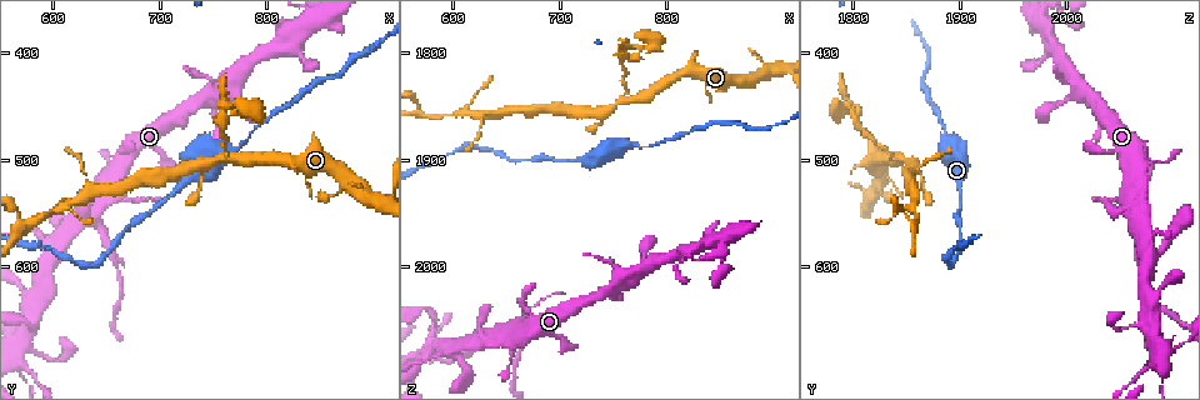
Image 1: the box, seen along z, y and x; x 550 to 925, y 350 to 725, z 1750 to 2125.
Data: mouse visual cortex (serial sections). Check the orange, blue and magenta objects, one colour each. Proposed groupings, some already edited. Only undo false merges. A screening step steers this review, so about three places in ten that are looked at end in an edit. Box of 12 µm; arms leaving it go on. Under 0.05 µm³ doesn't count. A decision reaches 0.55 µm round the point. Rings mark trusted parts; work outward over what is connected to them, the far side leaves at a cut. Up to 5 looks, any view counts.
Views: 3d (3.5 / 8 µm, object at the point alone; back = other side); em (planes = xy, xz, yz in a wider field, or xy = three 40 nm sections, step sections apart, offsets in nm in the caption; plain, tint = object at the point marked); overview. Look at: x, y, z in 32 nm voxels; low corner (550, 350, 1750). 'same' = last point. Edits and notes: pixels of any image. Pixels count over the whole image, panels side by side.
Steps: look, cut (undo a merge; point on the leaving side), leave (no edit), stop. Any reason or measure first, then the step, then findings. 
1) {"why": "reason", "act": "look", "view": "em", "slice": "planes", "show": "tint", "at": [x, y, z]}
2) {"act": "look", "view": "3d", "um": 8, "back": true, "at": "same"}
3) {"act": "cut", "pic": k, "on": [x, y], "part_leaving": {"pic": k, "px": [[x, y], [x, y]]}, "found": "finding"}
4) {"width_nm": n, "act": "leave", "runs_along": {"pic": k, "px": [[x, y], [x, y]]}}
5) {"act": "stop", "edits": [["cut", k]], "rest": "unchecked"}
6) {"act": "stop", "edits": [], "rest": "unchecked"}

{"why": "narrows sharply", "act": "look", "view": "3d", "um": 3.5, "at": [636, 550, 2068]}

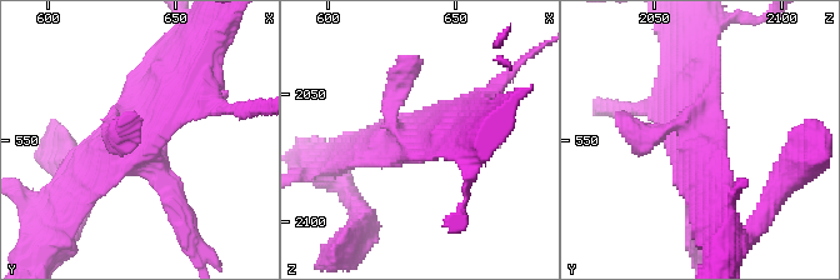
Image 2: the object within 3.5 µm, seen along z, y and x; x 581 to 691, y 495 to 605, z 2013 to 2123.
{"why": "shape alone is not enough", "act": "look", "view": "em", "slice": "xy", "step": 2, "show": "tint", "at": [634, 549, 2067]}

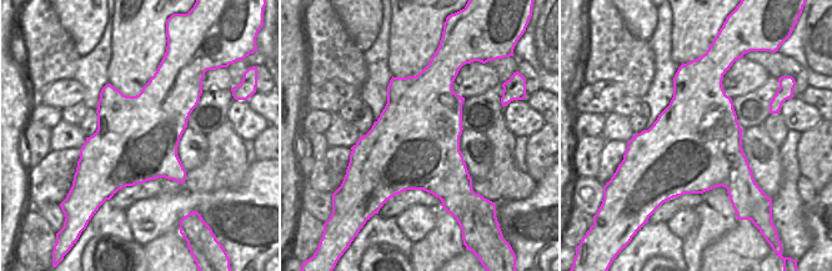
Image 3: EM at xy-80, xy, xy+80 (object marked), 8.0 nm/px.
{"act": "cut", "pic": 2, "on": [633, 106], "found": "two cells meet here"}

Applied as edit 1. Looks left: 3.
{"why": "thick turns thin", "act": "look", "view": "3d", "um": 3.5, "at": [760, 500, 1842]}

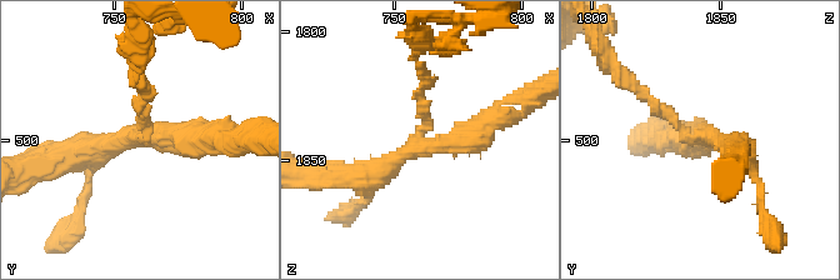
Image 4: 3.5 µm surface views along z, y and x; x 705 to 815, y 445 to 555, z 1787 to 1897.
{"arms": 3, "arm_widths_nm": [150, 300, 350], "why": "now the EM", "act": "look", "view": "em", "slice": "xy", "step": 3, "show": "tint", "at": [762, 500, 1844]}

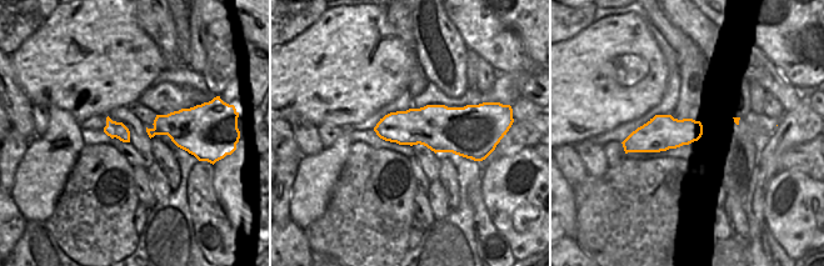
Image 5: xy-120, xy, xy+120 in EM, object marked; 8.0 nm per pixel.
{"act": "cut", "pic": 4, "on": [420, 96], "part_leaving": {"pic": 4, "px": [[425, 123], [421, 40]]}, "found": "two cells meet here"}

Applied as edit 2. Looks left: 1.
{"act": "stop", "edits": [["cut", 2], ["cut", 4]], "rest": "unchecked"}

